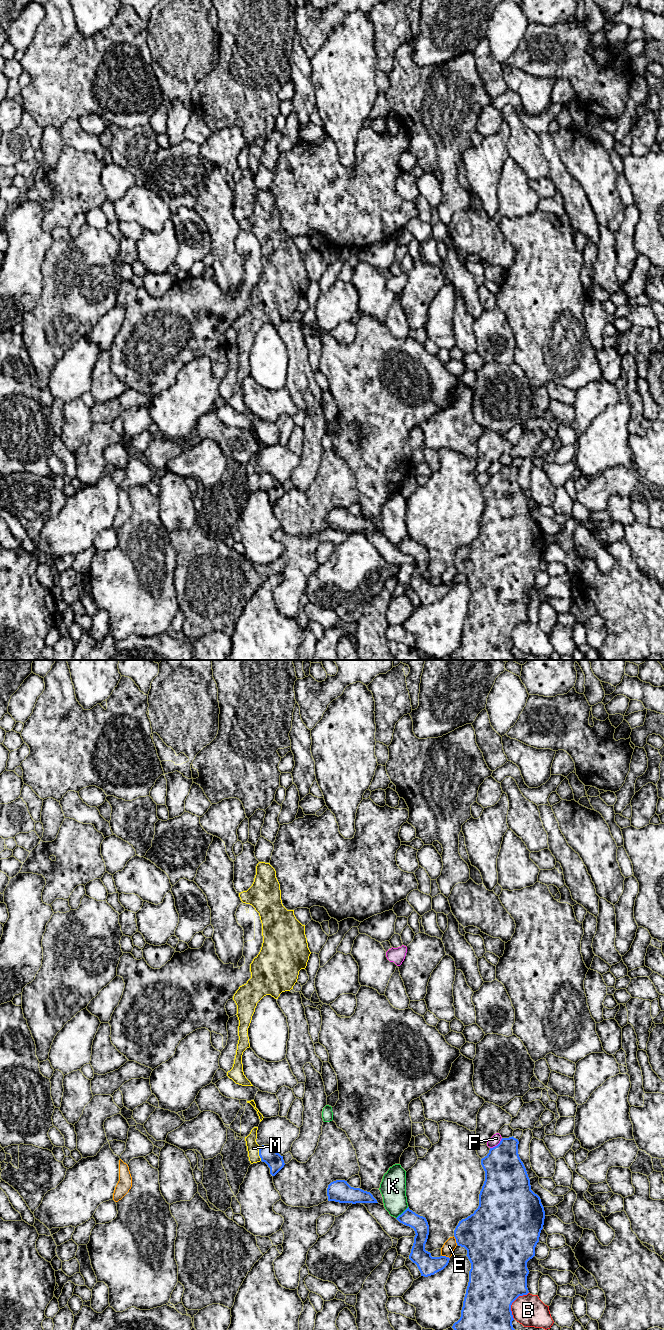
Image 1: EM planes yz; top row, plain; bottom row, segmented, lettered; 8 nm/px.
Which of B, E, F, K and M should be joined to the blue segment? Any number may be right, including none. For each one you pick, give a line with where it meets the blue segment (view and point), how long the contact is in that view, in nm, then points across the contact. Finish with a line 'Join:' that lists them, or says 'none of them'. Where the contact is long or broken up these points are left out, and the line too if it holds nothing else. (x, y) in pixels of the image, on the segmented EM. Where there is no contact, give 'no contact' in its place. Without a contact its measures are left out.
M: yz (259, 1153) | 120 nm | across yz (274, 1160), (265, 1153), (259, 1153), (253, 1148)
Join: M

